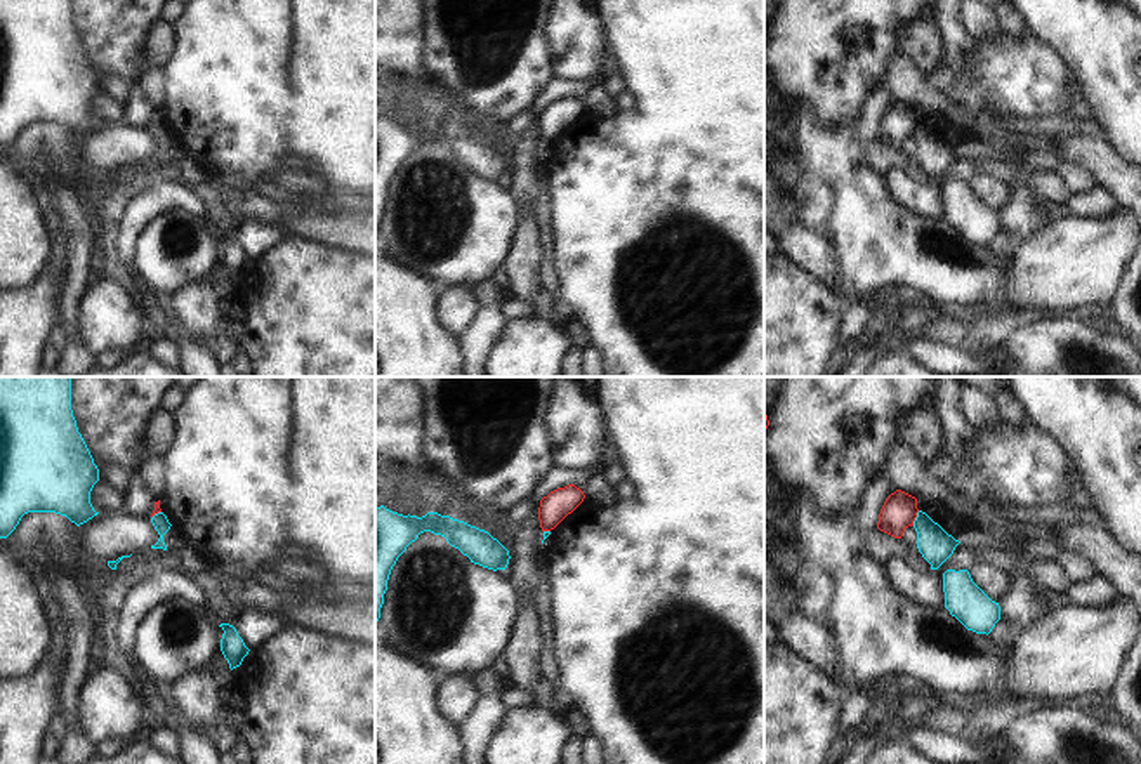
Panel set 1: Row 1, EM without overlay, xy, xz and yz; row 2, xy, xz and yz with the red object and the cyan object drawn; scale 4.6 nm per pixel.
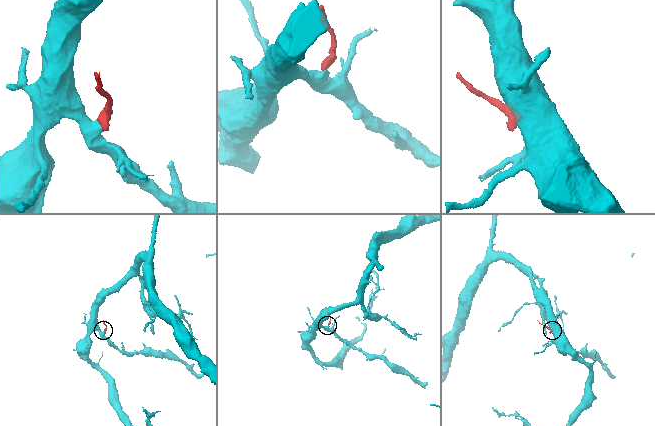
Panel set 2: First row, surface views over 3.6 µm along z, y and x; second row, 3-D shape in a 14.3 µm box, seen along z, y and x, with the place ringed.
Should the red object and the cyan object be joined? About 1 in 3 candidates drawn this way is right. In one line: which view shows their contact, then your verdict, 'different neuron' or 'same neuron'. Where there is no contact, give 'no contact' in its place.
contact in yz; different neuron

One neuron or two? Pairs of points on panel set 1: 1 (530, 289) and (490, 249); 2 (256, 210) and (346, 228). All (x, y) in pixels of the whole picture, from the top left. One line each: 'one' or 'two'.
1: two
2: one

